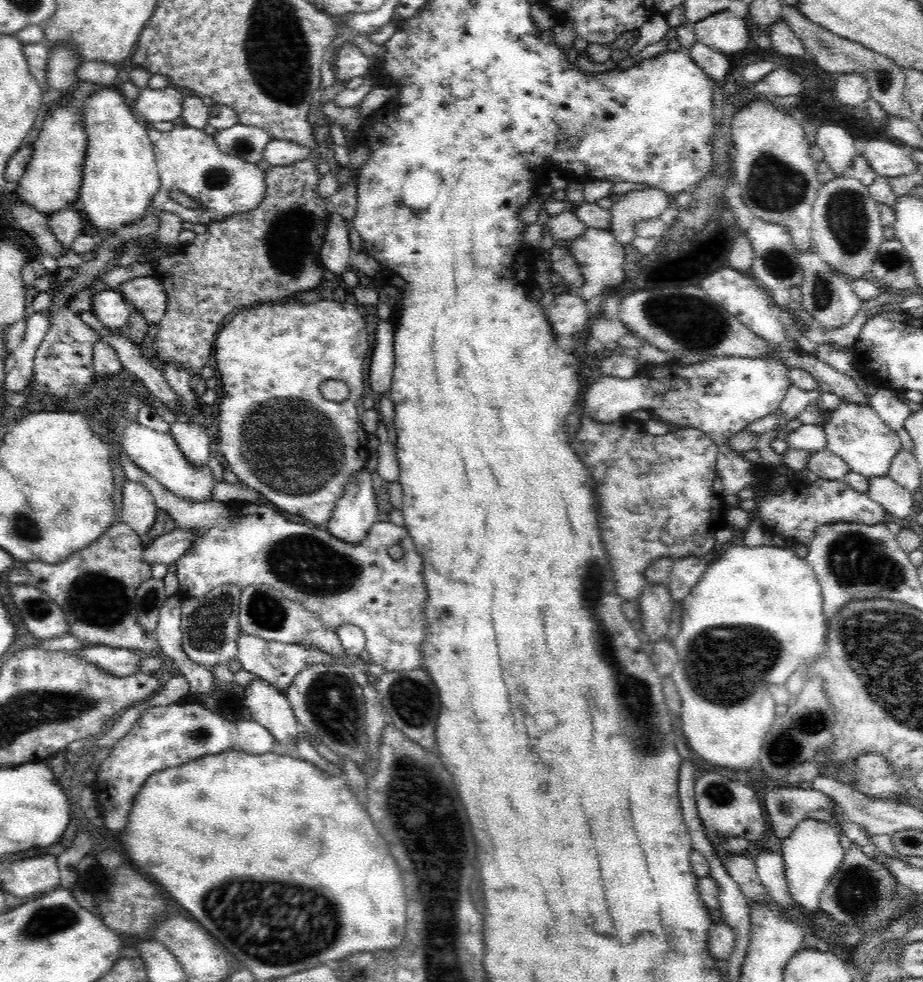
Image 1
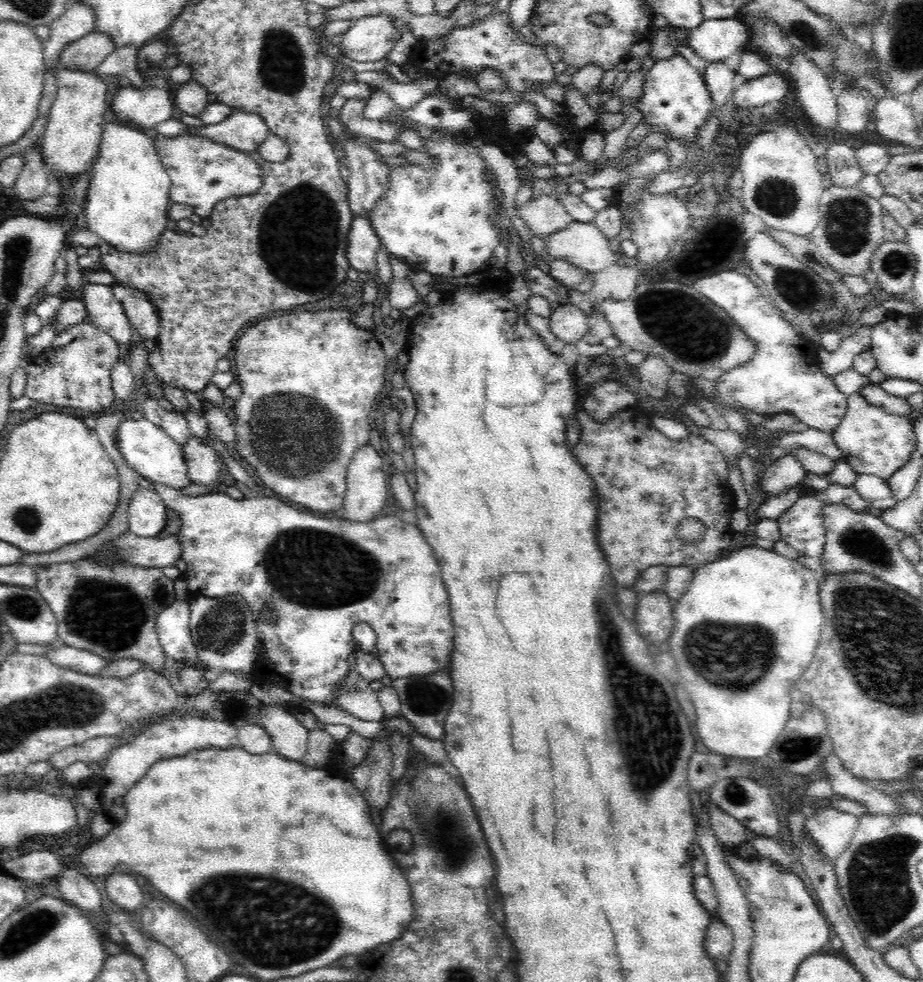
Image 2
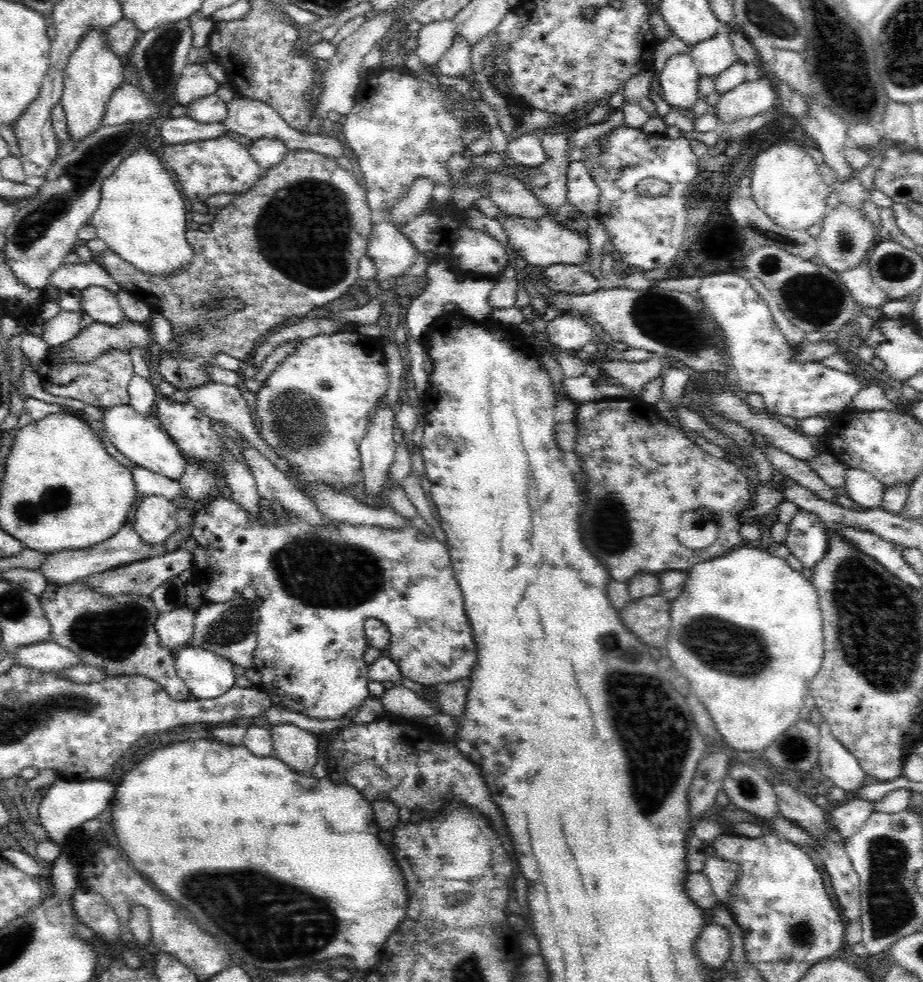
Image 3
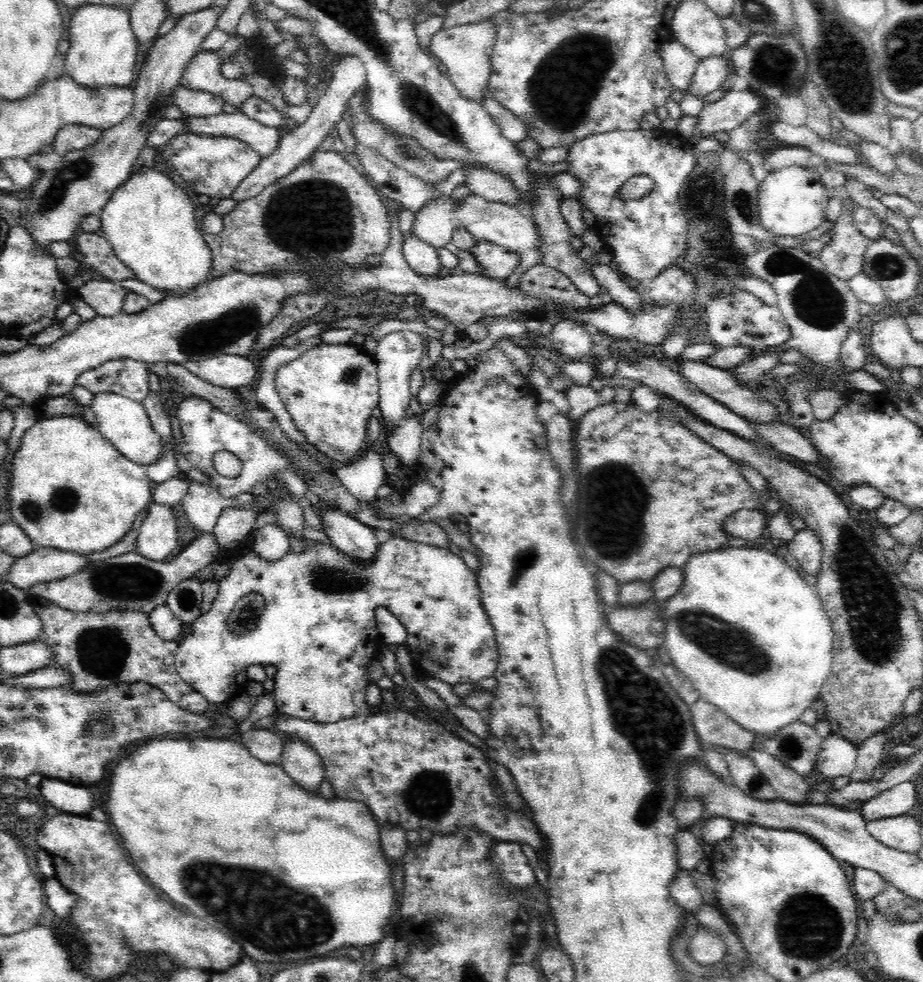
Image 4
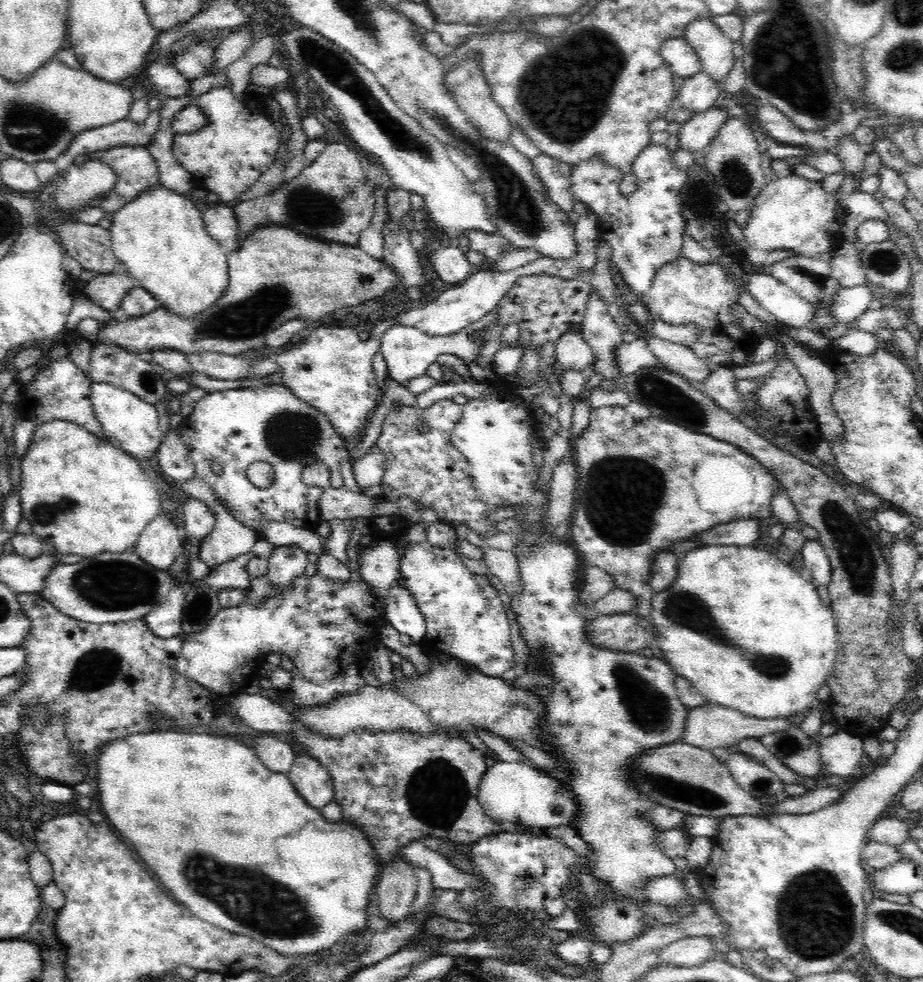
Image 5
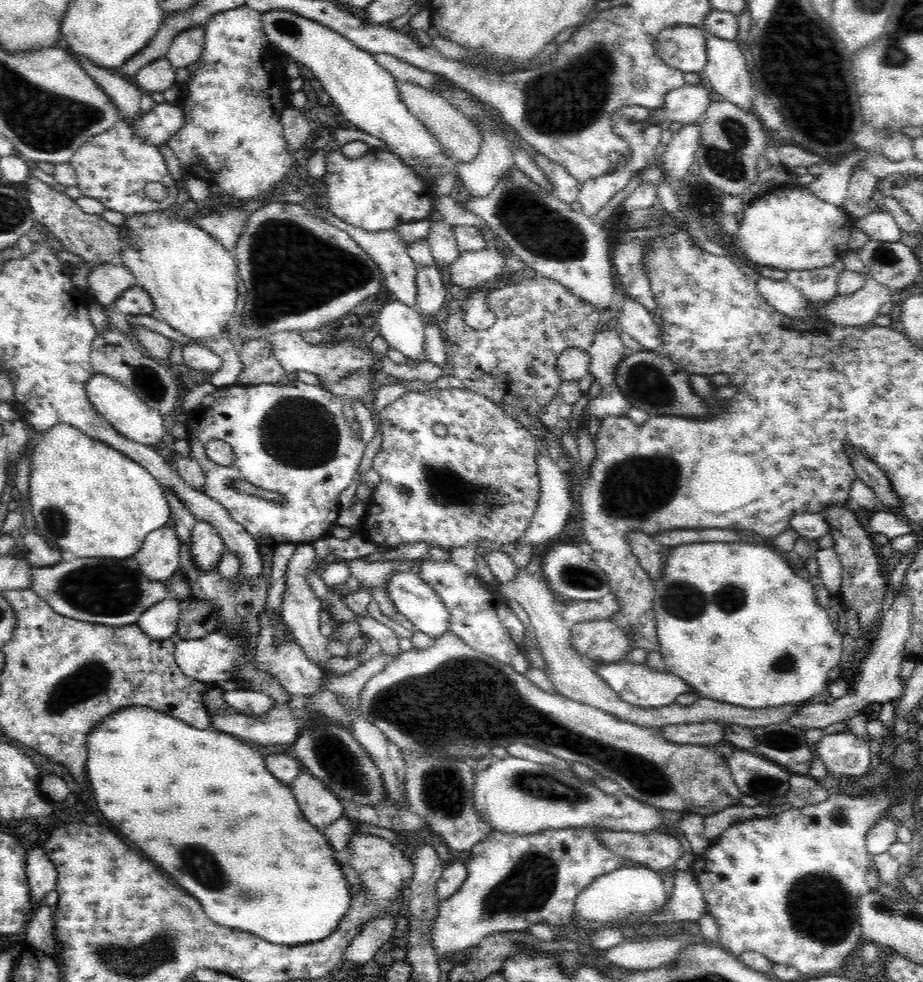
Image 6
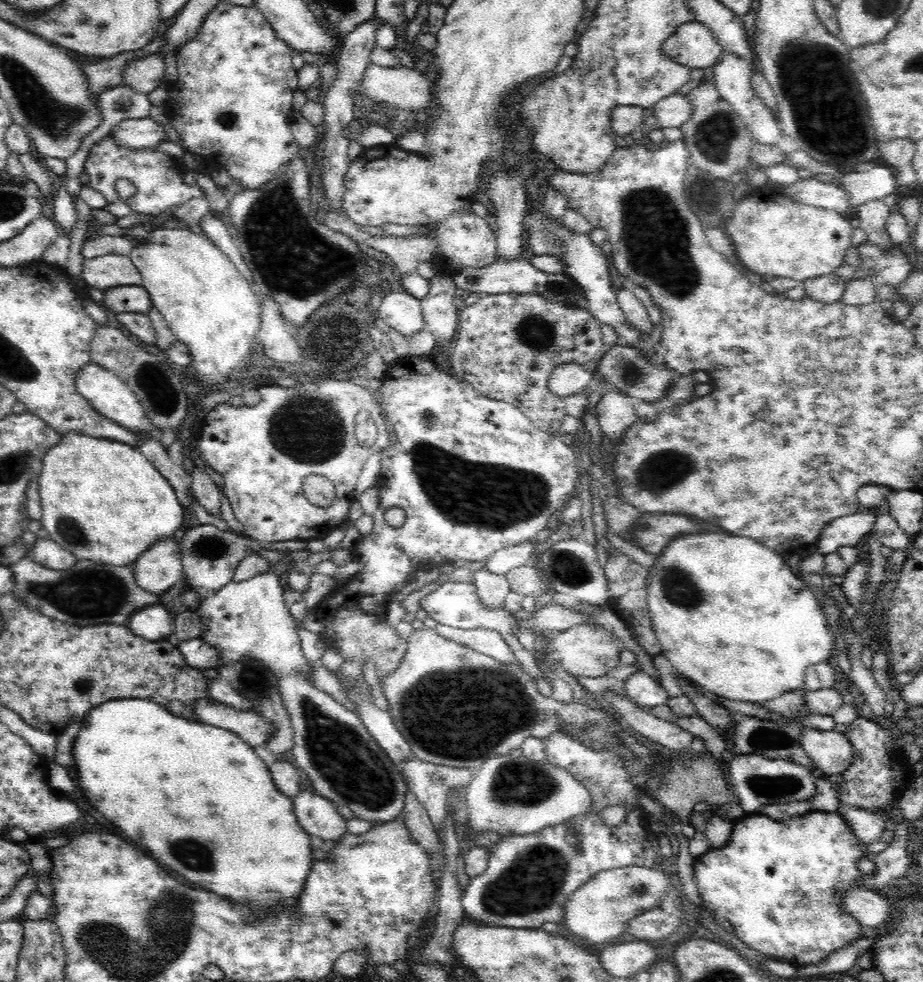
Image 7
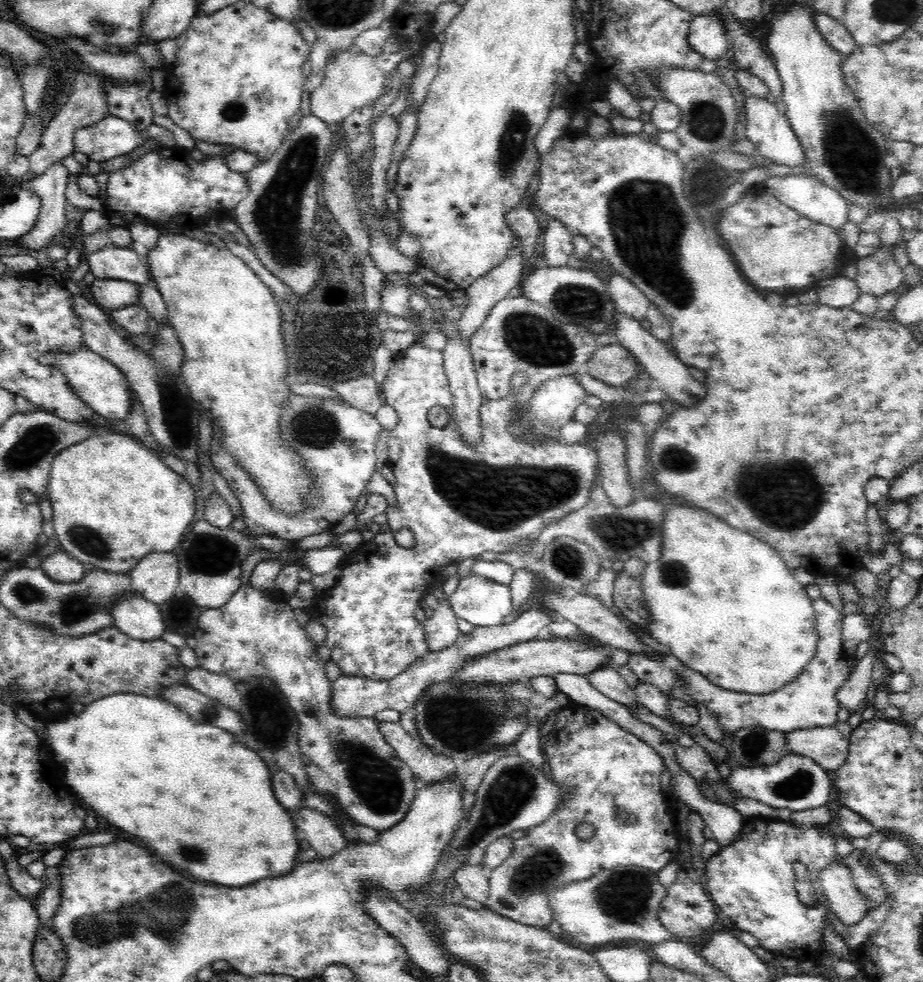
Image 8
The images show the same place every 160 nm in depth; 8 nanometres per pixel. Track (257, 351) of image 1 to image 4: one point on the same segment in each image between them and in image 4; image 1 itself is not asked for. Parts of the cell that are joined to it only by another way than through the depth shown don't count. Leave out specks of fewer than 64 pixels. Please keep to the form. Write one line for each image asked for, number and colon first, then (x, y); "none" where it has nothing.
2: (309, 380)
3: (315, 409)
4: (330, 391)

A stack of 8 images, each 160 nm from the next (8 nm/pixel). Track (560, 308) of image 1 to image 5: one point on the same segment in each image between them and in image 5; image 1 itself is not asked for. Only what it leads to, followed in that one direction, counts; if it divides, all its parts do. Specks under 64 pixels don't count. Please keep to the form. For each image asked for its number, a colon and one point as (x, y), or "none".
2: (568, 322)
3: (568, 332)
4: (570, 339)
5: (572, 352)

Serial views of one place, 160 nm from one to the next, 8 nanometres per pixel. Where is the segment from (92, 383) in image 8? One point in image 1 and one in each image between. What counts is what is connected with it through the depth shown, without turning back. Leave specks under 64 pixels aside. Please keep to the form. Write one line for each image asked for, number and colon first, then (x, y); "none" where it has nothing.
1: (158, 454)
2: (151, 452)
3: (139, 438)
4: (125, 423)
5: (128, 421)
6: (119, 405)
7: (105, 391)

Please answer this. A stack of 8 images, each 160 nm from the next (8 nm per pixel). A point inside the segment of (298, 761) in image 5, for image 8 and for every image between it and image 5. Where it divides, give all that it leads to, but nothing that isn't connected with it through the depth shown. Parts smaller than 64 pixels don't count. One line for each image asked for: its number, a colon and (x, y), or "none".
6: (320, 806)
7: (317, 815)
8: (326, 836)

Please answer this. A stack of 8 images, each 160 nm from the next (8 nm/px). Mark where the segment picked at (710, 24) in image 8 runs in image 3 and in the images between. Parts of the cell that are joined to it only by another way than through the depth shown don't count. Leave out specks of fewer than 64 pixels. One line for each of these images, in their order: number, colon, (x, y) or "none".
3: (679, 80)
4: (679, 62)
5: (680, 57)
6: (691, 56)
7: (693, 44)

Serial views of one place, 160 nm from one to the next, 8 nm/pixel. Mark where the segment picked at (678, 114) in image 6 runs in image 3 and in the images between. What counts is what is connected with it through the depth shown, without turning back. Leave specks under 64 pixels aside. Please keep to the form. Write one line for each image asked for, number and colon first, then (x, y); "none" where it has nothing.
3: (713, 56)
4: (710, 74)
5: (698, 93)

